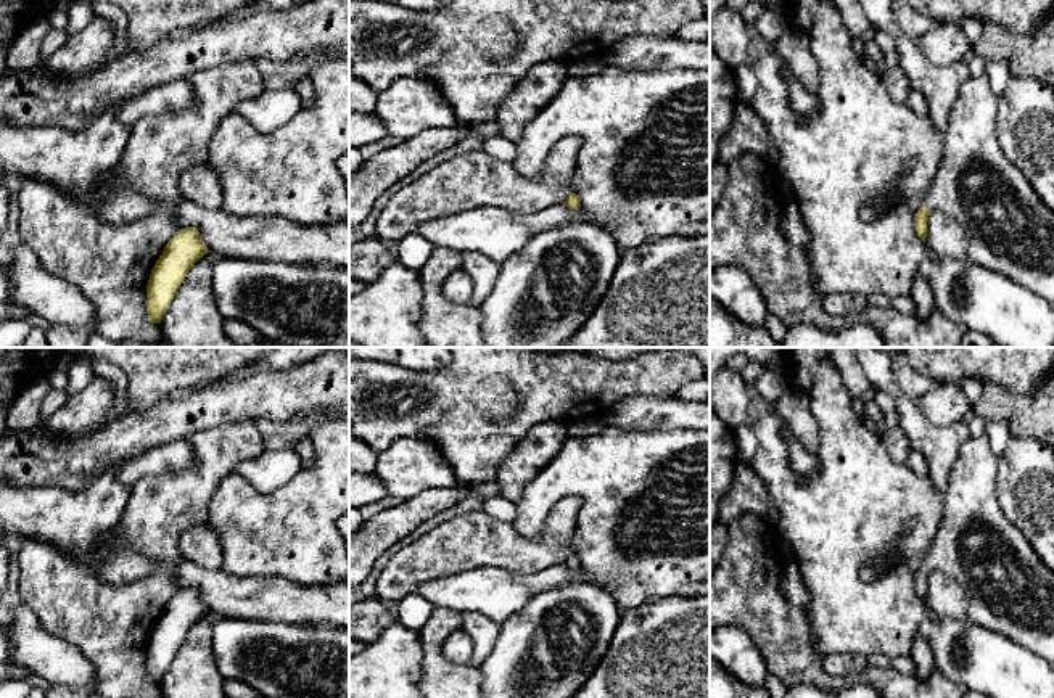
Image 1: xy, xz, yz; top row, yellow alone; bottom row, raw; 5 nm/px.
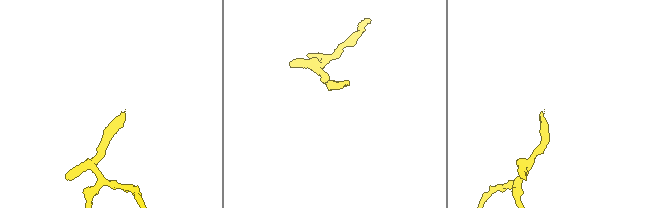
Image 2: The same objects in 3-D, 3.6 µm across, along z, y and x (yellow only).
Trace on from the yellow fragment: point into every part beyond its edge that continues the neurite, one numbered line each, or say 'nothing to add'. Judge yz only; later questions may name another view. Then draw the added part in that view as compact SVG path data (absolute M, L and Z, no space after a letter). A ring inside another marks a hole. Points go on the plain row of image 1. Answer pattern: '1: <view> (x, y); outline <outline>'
1: yz (1009, 591); outline M985 436L961 445L943 494L940 526L922 565L943 571L964 589L969 621L1009 637L1054 666L1054 571L1004 516L996 495L998 463Z

